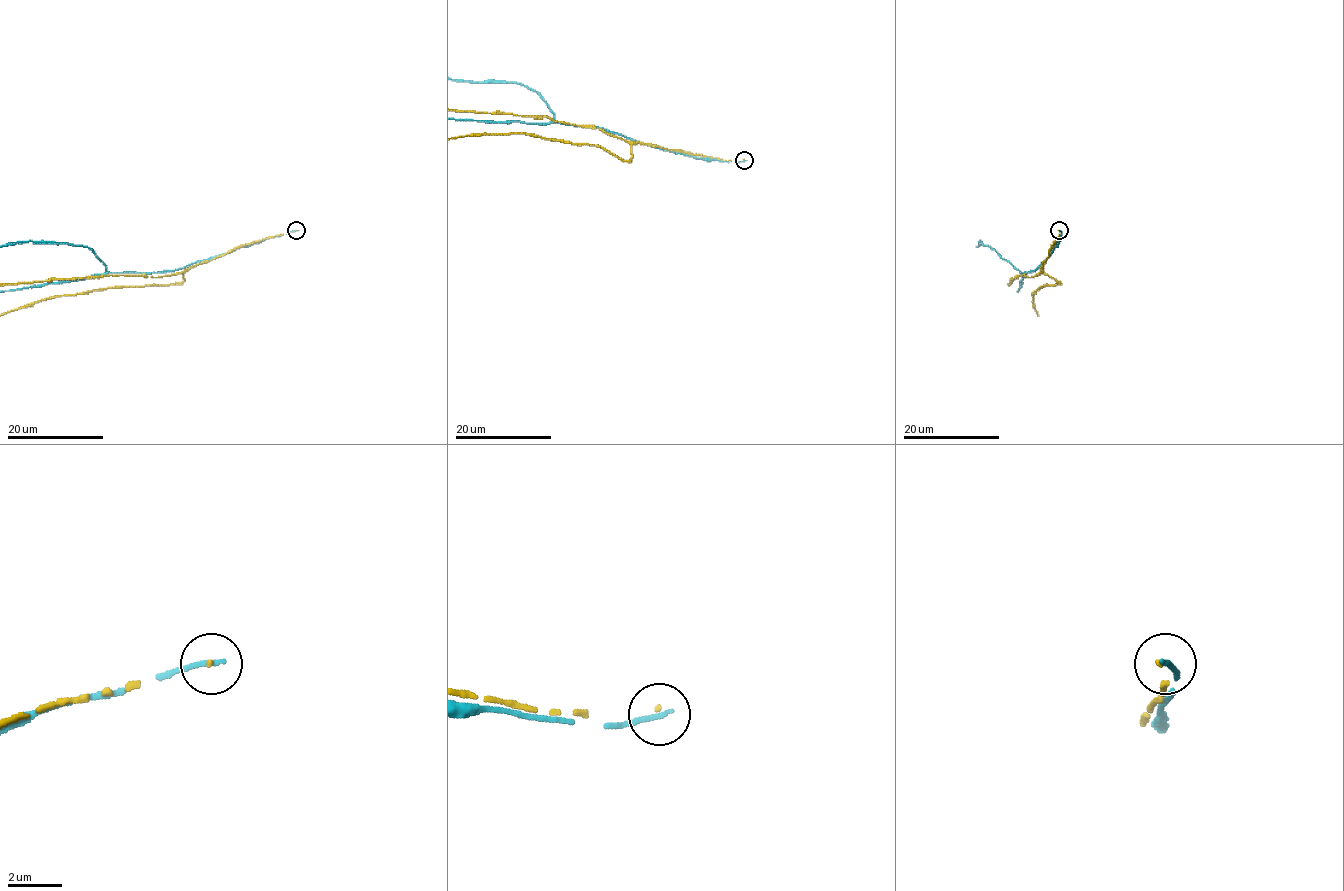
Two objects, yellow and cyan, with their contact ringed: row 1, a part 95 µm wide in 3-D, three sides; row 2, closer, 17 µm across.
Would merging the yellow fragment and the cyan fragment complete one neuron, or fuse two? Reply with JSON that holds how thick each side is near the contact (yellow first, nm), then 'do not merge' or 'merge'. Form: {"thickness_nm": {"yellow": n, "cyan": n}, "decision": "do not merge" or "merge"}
{"thickness_nm": {"yellow": 100, "cyan": 200}, "decision": "do not merge"}

